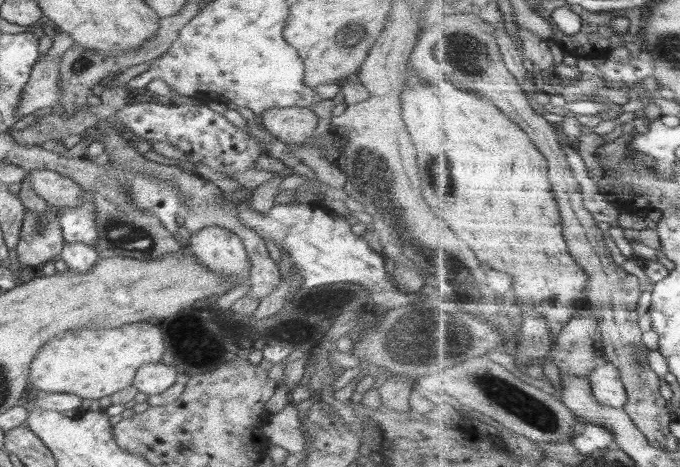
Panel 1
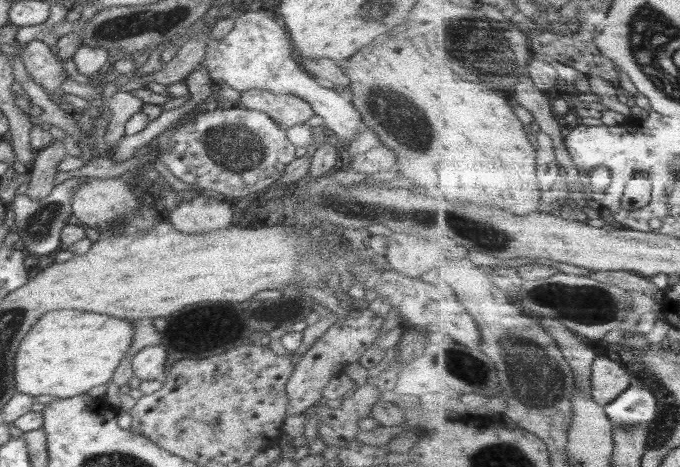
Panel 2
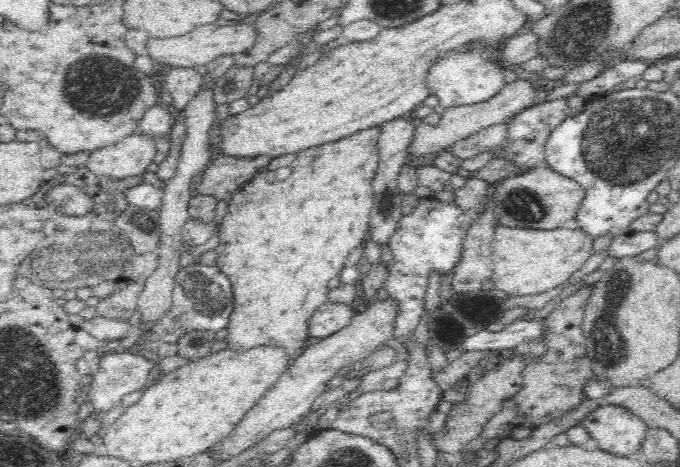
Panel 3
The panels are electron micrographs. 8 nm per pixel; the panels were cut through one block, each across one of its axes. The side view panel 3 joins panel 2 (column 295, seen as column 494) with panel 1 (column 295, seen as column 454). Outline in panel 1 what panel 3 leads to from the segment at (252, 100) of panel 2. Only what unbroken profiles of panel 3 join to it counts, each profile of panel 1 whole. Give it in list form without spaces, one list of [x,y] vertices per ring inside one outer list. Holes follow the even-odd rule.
[[[268,108],[259,118],[259,126],[286,145],[308,142],[319,120],[309,108]]]

